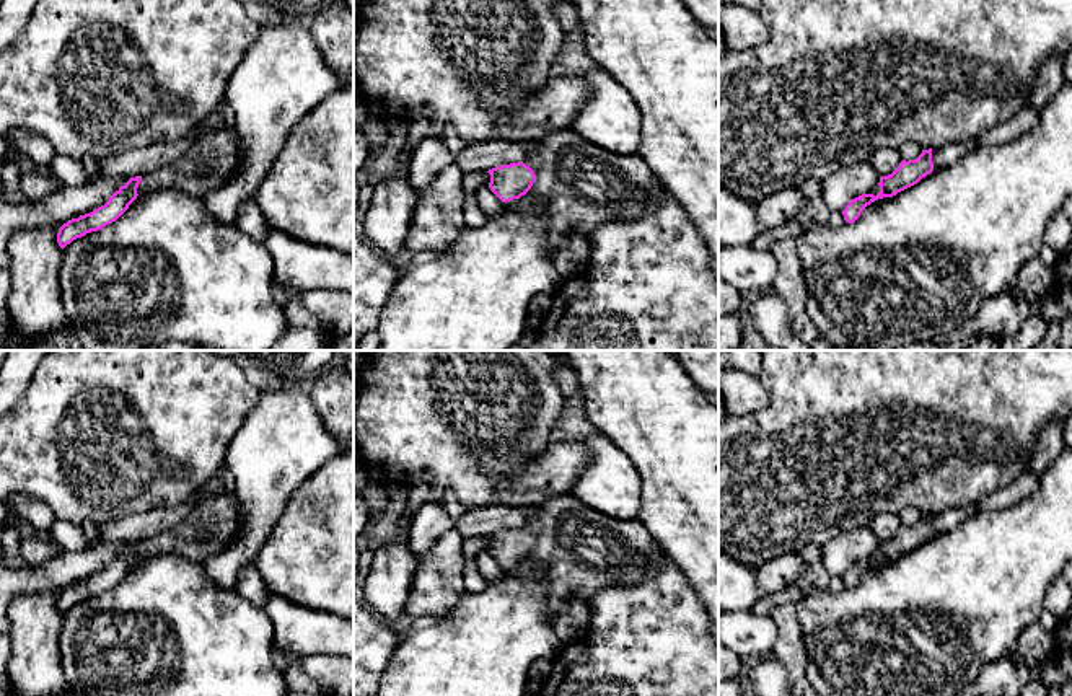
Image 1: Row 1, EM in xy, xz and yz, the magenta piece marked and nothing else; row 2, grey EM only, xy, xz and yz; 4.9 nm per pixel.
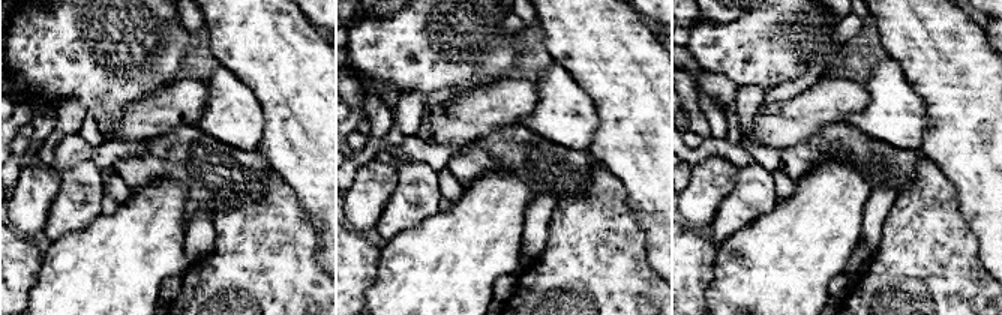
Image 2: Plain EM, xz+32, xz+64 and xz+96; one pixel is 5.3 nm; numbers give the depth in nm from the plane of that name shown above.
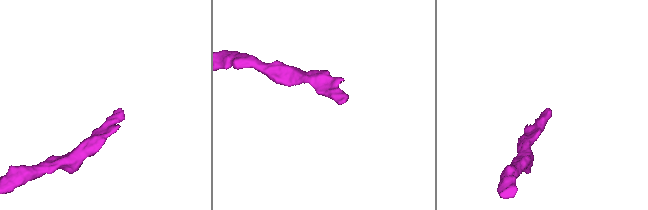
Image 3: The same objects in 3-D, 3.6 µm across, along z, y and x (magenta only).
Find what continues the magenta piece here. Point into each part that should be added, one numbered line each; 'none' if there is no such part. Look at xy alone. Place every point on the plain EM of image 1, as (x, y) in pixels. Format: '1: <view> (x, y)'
1: xy (210, 524)

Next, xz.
1: xz (582, 551)

